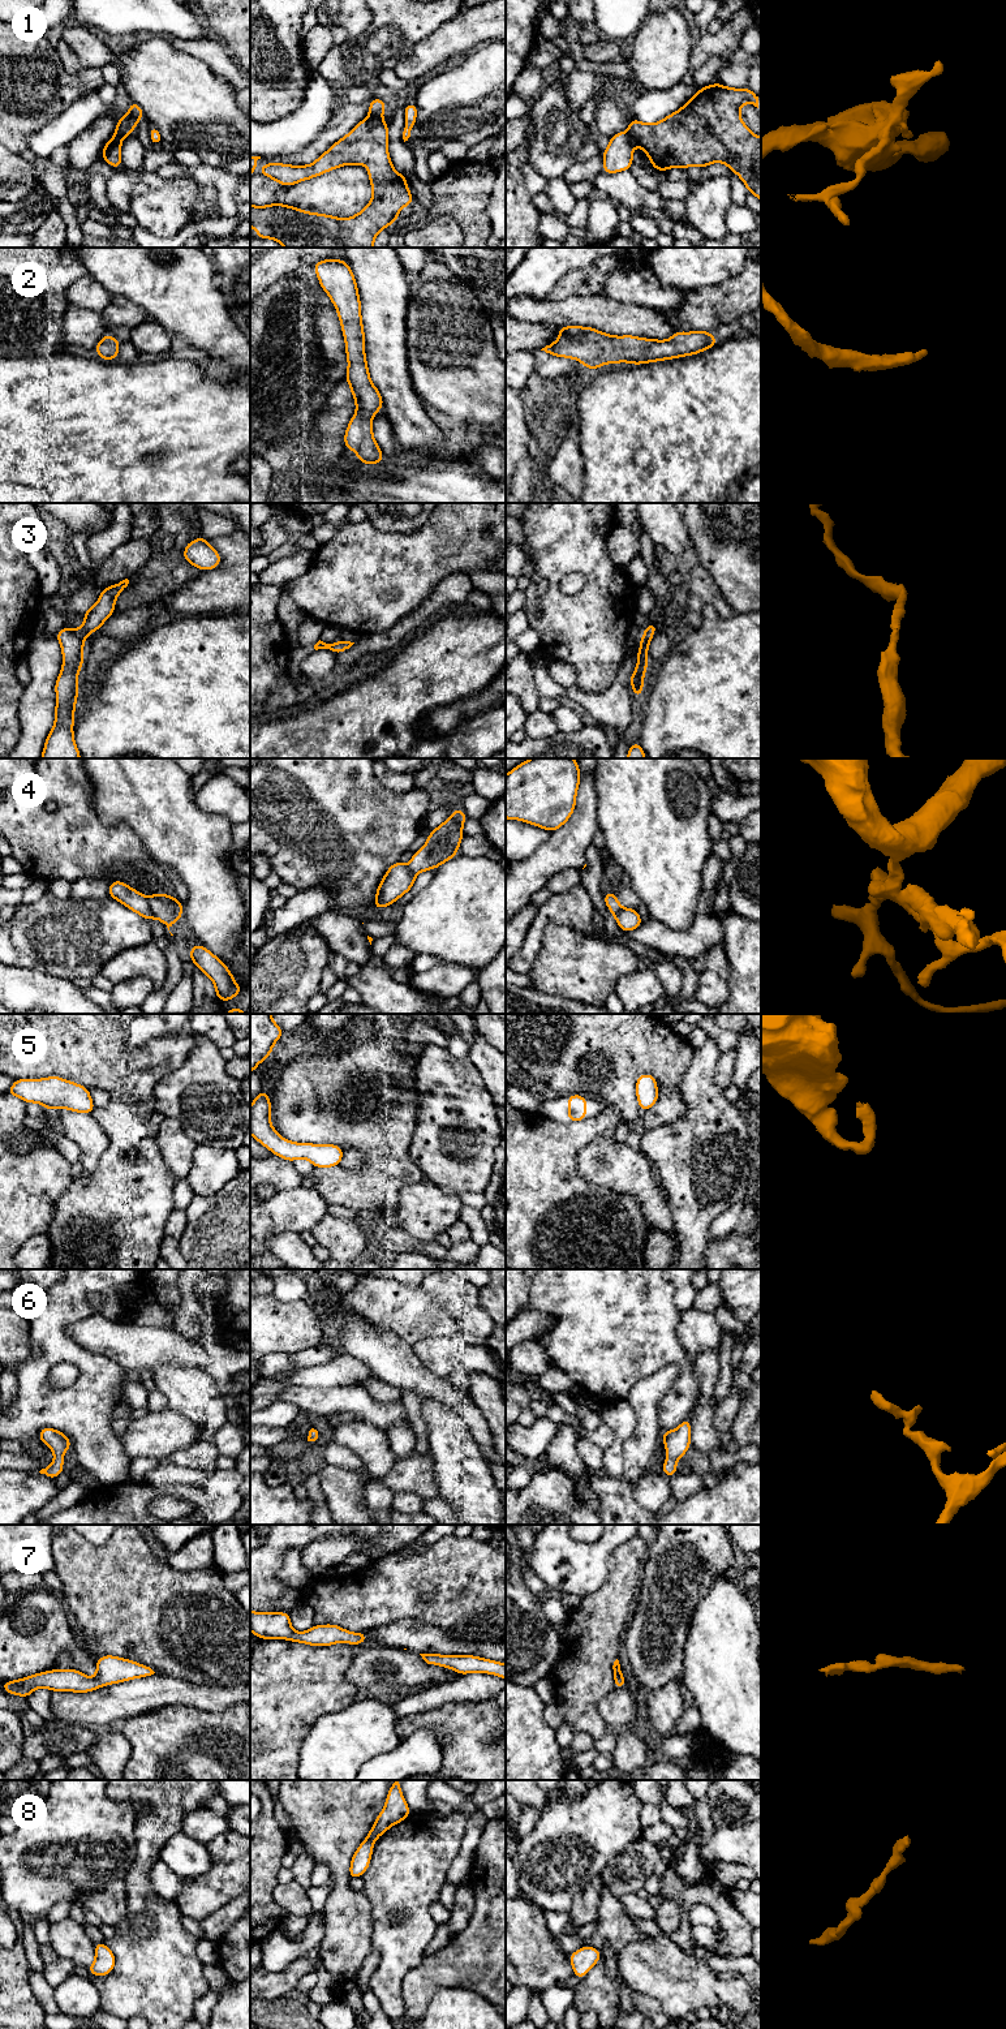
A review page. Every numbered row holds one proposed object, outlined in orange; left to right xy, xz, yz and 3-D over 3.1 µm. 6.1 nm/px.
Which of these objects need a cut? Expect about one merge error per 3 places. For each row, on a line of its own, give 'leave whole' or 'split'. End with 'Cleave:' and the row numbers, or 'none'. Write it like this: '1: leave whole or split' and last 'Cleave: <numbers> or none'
1: split
2: leave whole
3: leave whole
4: split
5: leave whole
6: leave whole
7: leave whole
8: leave whole
Cleave: 1, 4

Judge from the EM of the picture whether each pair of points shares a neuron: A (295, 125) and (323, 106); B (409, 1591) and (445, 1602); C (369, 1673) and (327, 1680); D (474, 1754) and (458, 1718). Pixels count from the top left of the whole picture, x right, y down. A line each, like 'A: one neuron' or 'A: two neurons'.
A: one neuron
B: one neuron
C: two neurons
D: one neuron

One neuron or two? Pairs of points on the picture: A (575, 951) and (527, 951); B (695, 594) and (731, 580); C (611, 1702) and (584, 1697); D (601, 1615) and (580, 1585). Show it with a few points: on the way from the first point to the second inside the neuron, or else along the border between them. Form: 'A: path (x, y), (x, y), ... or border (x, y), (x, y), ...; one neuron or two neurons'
A: border (554, 924), (545, 928), (541, 949), (527, 974); two neurons
B: border (699, 563), (709, 574), (734, 611); two neurons
C: border (613, 1686), (598, 1706), (598, 1714), (610, 1728); two neurons
D: border (609, 1574), (607, 1580), (597, 1590), (581, 1598); two neurons

